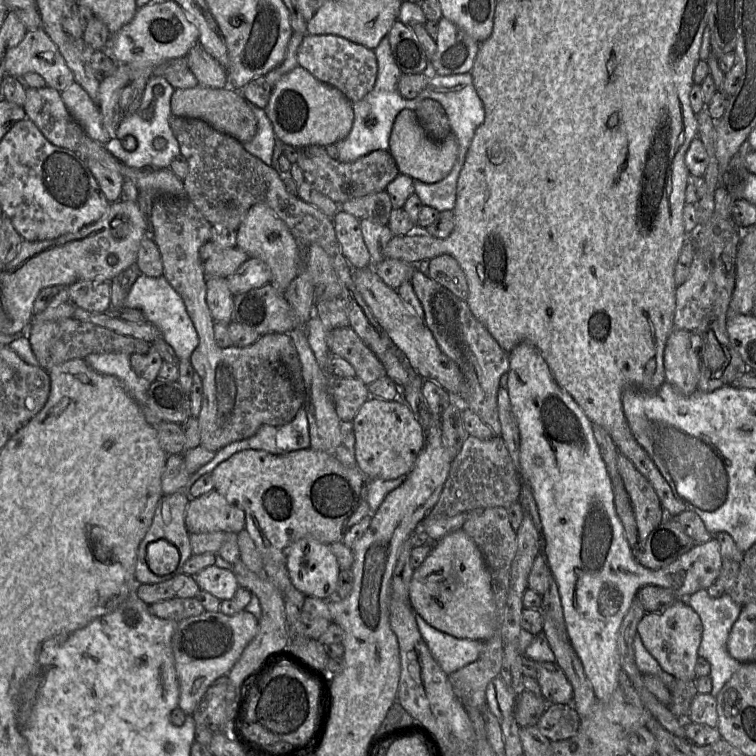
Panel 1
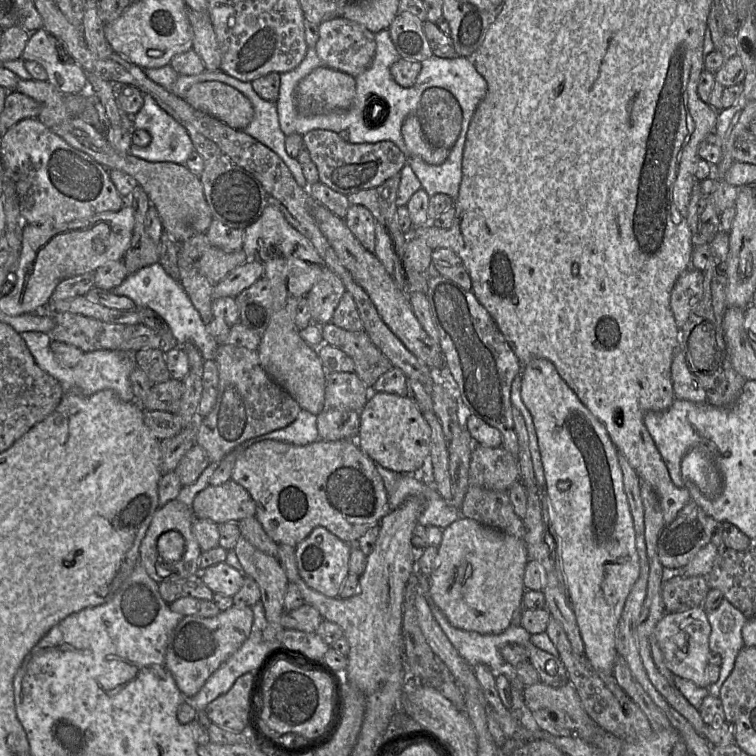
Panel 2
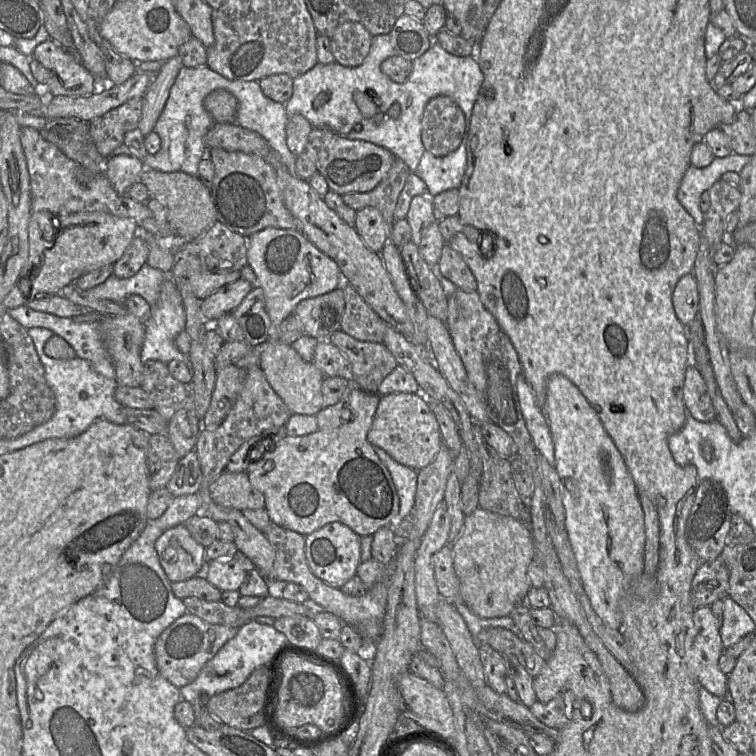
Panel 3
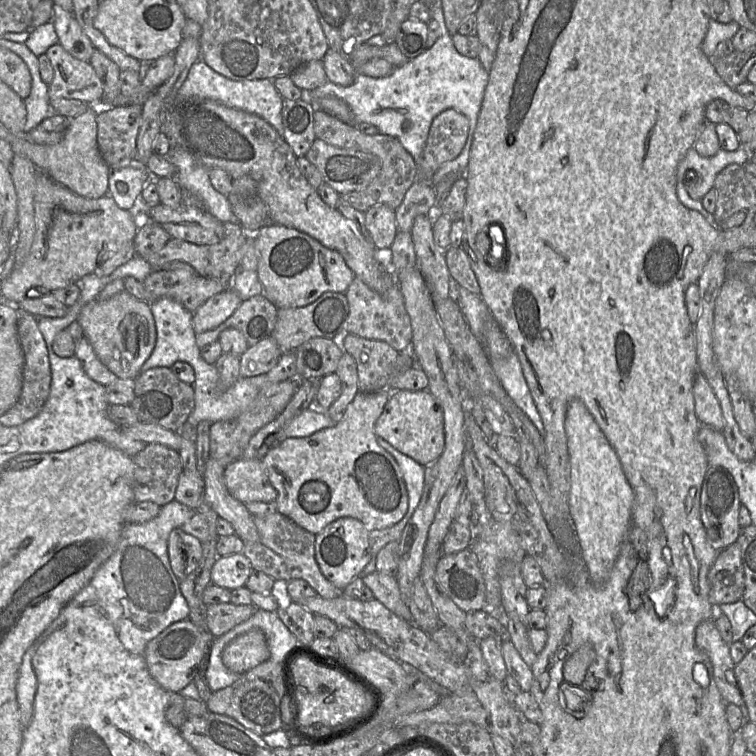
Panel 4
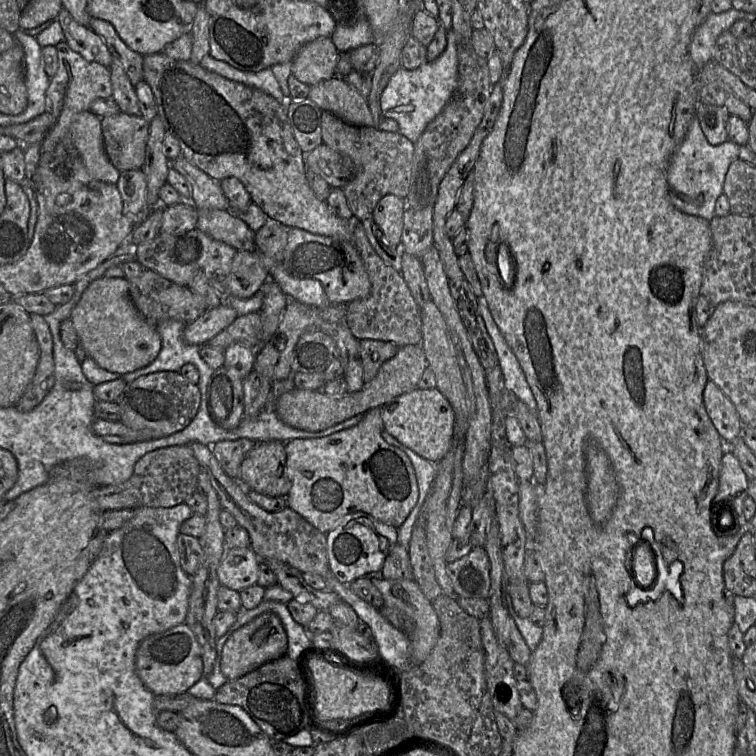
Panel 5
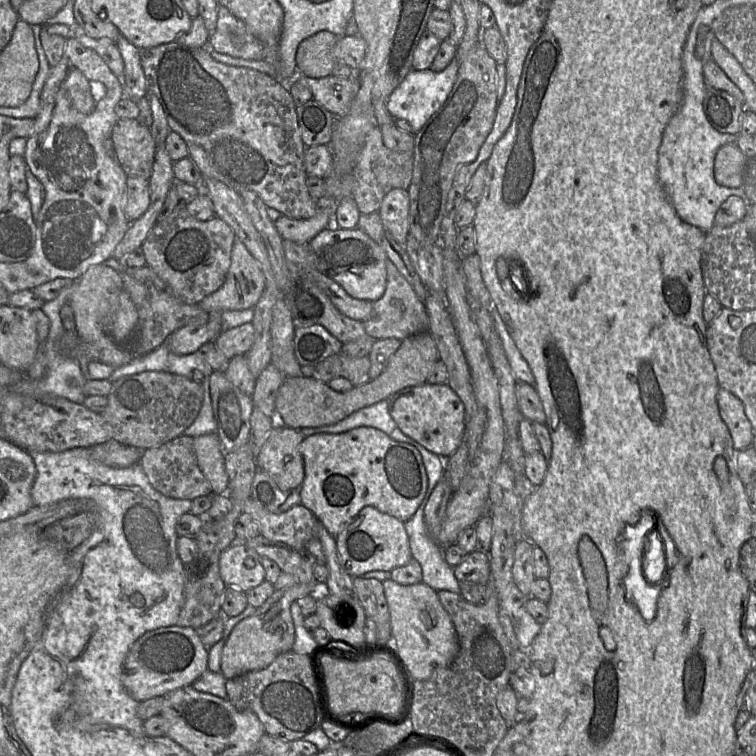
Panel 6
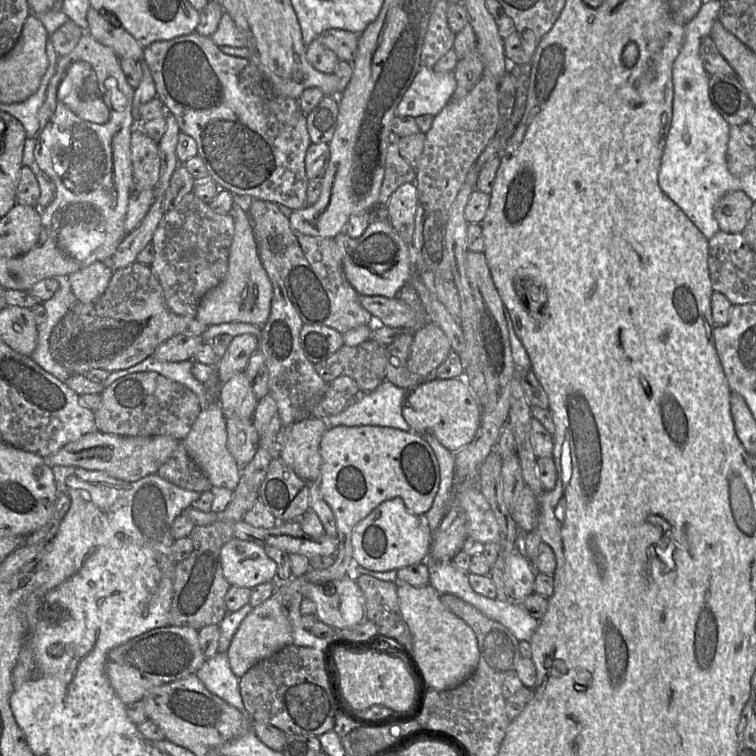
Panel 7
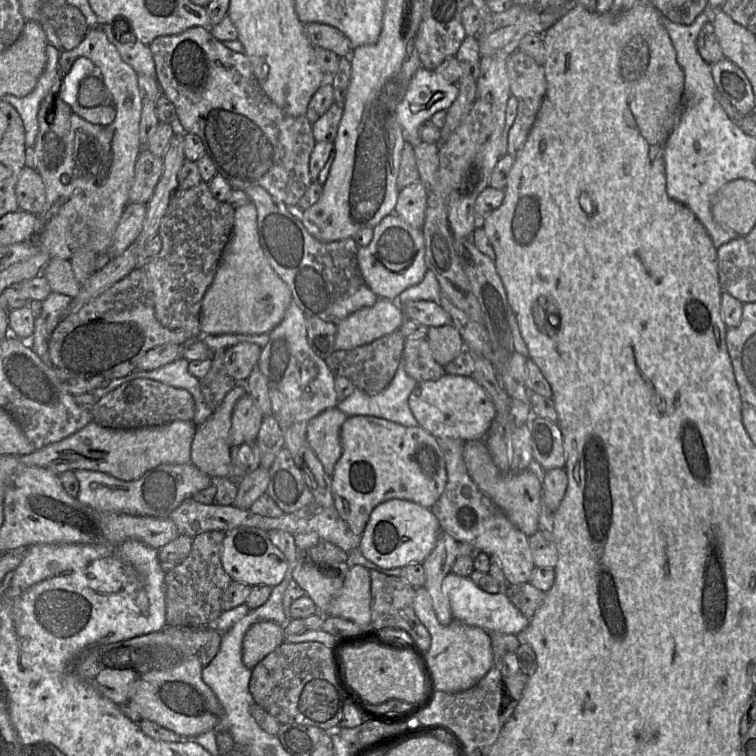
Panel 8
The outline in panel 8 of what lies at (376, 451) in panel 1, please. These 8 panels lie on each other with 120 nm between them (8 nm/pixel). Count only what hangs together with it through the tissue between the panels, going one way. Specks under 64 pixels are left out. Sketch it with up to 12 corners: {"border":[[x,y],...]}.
{"border":[[472,376],[420,382],[408,405],[436,438],[485,439],[496,415]]}

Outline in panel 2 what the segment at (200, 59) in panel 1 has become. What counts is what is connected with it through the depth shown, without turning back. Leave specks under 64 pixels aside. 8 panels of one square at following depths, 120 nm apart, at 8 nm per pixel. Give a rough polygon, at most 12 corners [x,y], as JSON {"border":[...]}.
{"border":[[188,9],[192,48],[205,70],[220,70],[221,54],[208,13]]}

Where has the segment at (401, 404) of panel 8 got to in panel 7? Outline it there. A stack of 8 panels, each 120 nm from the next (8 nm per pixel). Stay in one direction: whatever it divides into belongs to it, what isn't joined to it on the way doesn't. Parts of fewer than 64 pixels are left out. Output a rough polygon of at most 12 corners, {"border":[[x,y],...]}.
{"border":[[384,380],[326,418],[336,426],[416,433],[402,415],[405,390]]}

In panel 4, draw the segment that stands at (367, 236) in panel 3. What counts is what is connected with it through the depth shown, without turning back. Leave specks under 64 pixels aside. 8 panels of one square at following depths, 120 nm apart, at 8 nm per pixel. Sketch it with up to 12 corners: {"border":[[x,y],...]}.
{"border":[[370,207],[365,226],[377,251],[387,252],[398,232],[395,210]]}

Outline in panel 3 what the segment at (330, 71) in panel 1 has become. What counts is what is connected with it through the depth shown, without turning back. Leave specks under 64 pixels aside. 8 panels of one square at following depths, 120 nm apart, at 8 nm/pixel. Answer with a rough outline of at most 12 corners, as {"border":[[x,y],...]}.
{"border":[[361,23],[338,26],[329,39],[335,61],[357,67],[372,35]]}

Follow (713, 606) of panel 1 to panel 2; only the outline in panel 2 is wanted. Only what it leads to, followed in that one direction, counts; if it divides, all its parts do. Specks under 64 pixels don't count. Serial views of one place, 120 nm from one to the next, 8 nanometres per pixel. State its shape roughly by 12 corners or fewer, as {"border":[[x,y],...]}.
{"border":[[726,598],[707,611],[709,648],[722,658],[708,692],[719,697],[744,647],[748,618]]}

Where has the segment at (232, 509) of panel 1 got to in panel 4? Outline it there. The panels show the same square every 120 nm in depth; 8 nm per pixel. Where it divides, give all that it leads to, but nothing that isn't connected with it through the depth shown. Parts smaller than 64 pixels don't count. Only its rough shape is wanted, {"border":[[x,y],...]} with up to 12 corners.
{"border":[[262,459],[225,468],[229,493],[244,504],[278,495]]}

